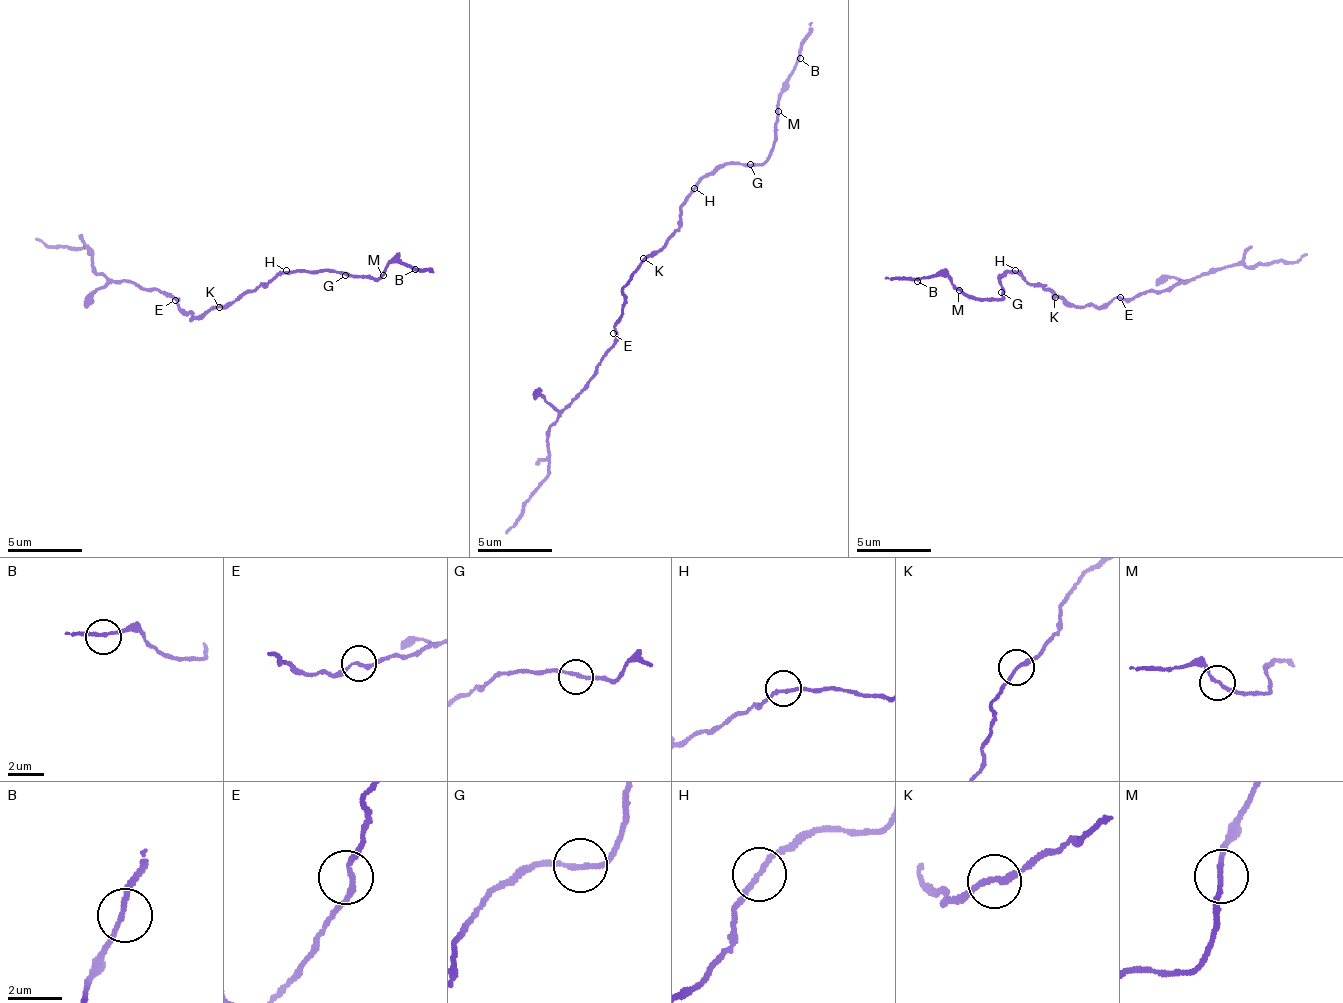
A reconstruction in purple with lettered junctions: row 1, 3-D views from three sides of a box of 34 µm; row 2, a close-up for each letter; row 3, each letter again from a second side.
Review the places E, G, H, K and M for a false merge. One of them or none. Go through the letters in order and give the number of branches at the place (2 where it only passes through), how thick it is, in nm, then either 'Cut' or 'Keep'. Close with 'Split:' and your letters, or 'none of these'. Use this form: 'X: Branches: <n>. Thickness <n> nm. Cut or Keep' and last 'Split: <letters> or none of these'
E: Branches: 2. Thickness 160 nm. Keep
G: Branches: 2. Thickness 170 nm. Keep
H: Branches: 2. Thickness 180 nm. Keep
K: Branches: 2. Thickness 200 nm. Keep
M: Branches: 2. Thickness 160 nm. Keep
Split: none of these

